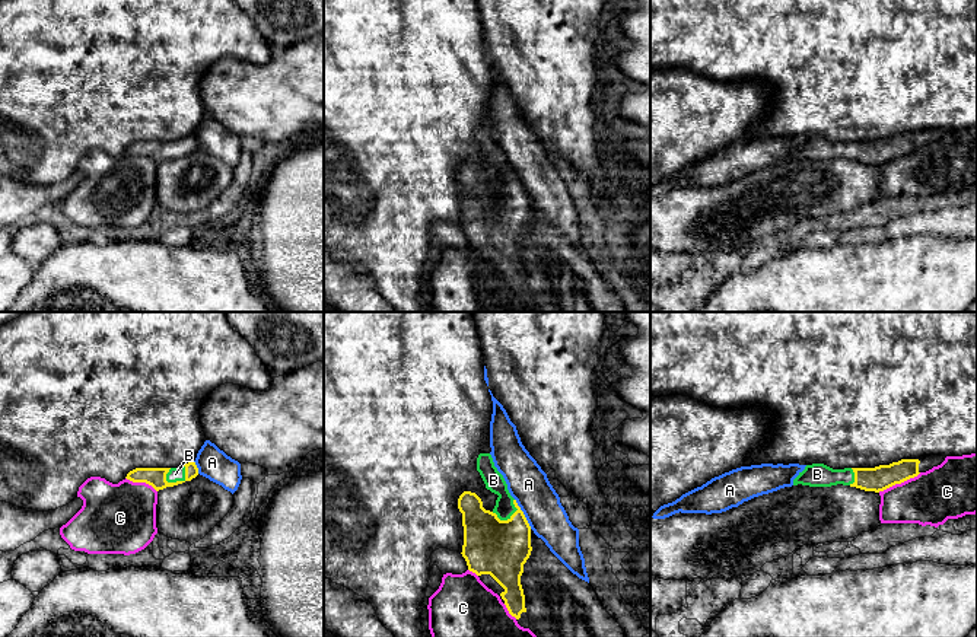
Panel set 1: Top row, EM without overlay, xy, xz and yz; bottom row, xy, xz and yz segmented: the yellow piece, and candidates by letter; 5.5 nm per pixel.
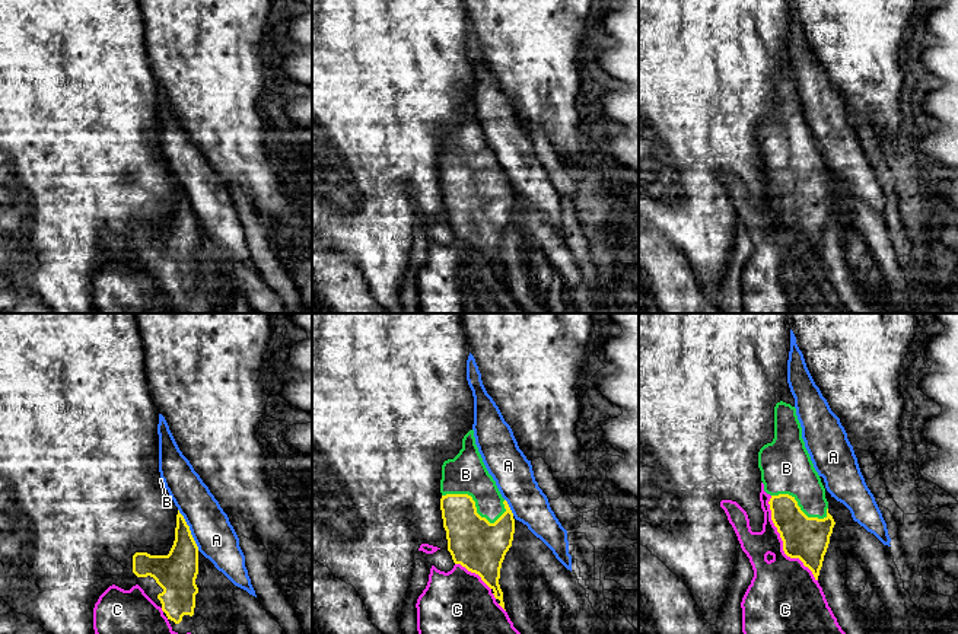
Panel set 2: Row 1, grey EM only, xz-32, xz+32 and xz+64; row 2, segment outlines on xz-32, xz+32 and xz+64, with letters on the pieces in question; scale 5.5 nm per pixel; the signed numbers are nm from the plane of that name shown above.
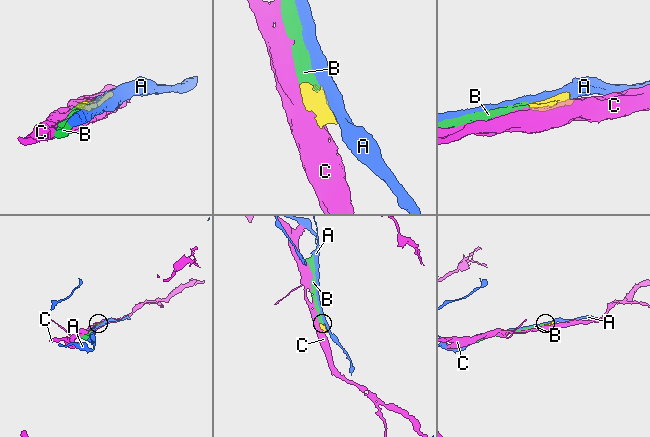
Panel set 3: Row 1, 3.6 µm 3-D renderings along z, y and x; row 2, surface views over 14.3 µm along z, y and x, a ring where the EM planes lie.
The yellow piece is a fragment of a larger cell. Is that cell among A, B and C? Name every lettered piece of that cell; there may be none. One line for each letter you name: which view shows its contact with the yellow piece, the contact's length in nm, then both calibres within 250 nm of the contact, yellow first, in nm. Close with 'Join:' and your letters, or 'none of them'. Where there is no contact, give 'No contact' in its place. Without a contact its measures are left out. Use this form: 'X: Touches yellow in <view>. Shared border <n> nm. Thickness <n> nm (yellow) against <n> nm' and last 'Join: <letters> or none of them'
B: Touches yellow in xy. Shared border 140 nm. Thickness 110 nm (yellow) against 80 nm
Join: B

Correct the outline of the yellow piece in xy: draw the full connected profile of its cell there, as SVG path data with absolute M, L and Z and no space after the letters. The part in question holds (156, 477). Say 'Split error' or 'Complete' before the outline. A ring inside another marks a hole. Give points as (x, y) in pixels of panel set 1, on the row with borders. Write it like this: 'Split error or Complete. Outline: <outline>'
Split error. Outline: M188 462L178 468L136 468L127 474L133 482L146 482L156 491L191 481L198 475L195 462Z

